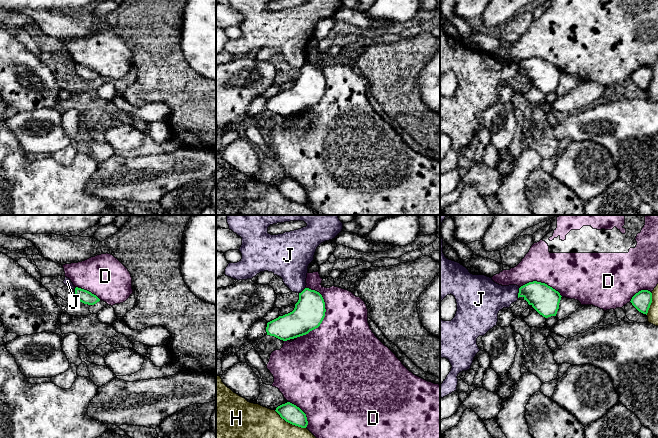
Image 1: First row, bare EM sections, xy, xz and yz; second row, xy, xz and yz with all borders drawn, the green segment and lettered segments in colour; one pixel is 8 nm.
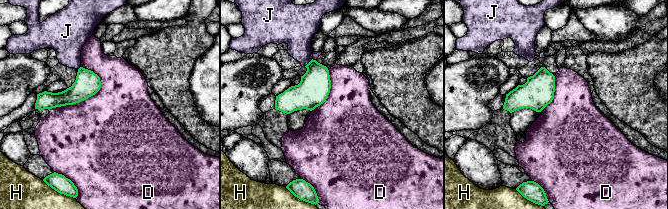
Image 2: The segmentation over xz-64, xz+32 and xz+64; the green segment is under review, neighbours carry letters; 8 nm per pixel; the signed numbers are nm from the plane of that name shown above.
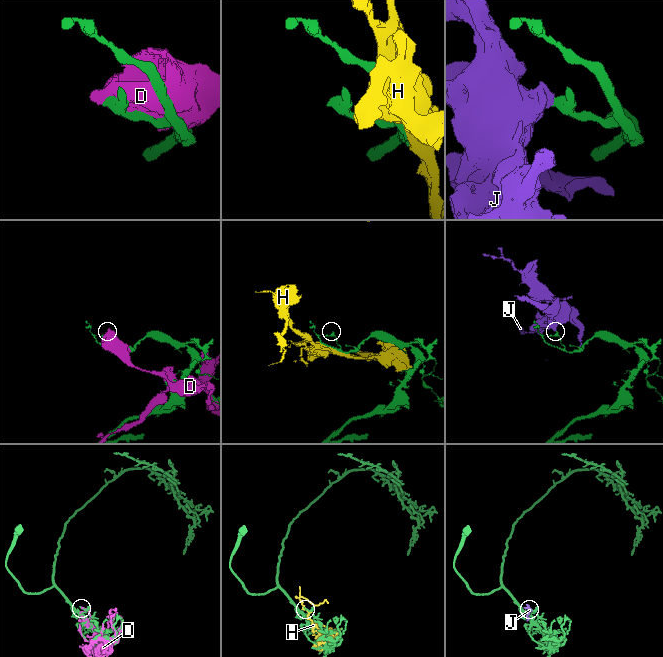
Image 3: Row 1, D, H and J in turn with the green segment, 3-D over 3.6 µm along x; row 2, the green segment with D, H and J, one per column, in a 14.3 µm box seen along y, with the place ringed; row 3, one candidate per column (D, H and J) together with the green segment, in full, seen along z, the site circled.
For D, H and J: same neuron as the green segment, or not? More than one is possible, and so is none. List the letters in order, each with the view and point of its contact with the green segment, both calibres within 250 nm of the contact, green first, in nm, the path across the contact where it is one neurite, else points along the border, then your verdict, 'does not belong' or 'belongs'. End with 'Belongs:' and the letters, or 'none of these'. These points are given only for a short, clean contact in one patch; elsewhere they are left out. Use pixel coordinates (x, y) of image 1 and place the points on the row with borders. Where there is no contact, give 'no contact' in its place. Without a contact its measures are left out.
D: contact xz (324, 315); calibres 260 and 460 nm; does not belong
H: contact xz (290, 423); calibres 150 and 260 nm; does not belong
J: contact yz (519, 292); calibres 220 and 260 nm; border yz (520, 287), (517, 297); does not belong
Belongs: none of these

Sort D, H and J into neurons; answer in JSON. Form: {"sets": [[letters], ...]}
{"sets": [["D"], ["H"], ["J"]]}

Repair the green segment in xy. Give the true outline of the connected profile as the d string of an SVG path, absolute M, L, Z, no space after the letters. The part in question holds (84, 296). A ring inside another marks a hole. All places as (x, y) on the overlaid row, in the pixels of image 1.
M78 287L75 288L75 297L76 300L79 300L80 302L88 305L94 305L100 301L96 295Z

